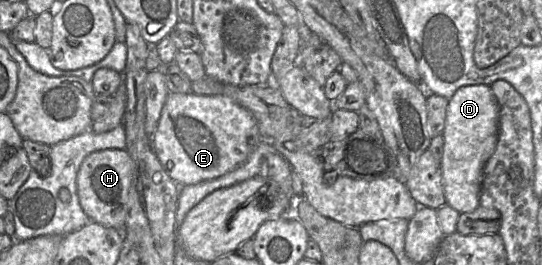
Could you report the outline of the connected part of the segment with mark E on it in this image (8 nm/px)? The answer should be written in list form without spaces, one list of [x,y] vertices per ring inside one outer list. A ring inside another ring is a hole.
[[[169,92],[153,135],[153,149],[171,179],[180,186],[188,186],[234,170],[261,141],[254,116],[232,99]]]

